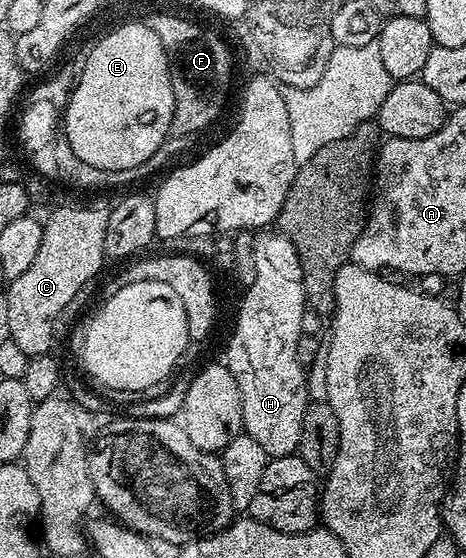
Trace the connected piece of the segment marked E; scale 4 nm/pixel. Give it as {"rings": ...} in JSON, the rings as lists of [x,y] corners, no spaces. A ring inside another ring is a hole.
{"rings":[[[142,21],[127,22],[124,26],[119,26],[116,30],[109,31],[108,34],[88,52],[87,59],[82,59],[79,80],[75,84],[75,89],[71,91],[71,99],[67,102],[67,112],[65,115],[67,139],[73,148],[73,152],[77,152],[77,156],[81,156],[81,160],[86,165],[92,165],[93,168],[105,168],[109,172],[132,170],[141,164],[145,164],[160,153],[158,150],[162,148],[163,141],[169,138],[171,134],[171,121],[173,120],[174,111],[175,101],[173,100],[173,88],[171,87],[171,67],[167,65],[167,53],[161,44],[161,40],[157,40],[154,30],[149,29]]]}

